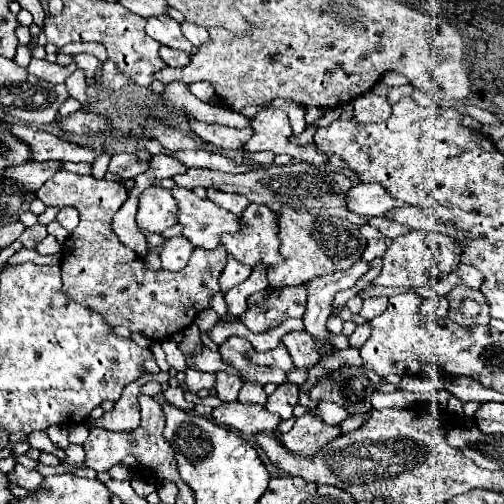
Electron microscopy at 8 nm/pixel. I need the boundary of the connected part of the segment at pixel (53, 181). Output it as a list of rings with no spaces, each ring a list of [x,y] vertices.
[[[58,170],[58,174],[44,182],[36,196],[48,206],[74,206],[80,212],[78,228],[62,244],[64,292],[88,310],[102,314],[110,326],[126,326],[150,340],[166,340],[186,330],[198,312],[210,308],[210,298],[220,290],[218,276],[226,266],[228,252],[224,248],[212,252],[196,248],[184,270],[152,272],[112,230],[112,216],[128,198],[128,192],[120,184]]]

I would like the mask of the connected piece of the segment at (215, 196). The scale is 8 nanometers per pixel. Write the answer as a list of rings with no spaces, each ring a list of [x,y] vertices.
[[[208,190],[208,200],[212,200],[216,206],[230,210],[234,214],[242,214],[250,204],[250,200],[246,196],[226,194],[226,192],[216,192],[216,190]]]

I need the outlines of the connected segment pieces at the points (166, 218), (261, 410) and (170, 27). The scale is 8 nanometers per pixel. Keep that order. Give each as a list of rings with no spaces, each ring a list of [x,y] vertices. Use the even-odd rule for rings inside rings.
[[[150,186],[140,194],[136,224],[142,232],[162,234],[176,222],[178,222],[178,204],[170,190],[162,186]]]
[[[226,402],[220,408],[214,408],[212,418],[216,424],[234,428],[242,434],[260,434],[260,432],[276,432],[280,424],[280,416],[266,412],[264,406],[258,404],[240,404],[240,402]]]
[[[160,16],[160,18],[148,20],[146,32],[148,32],[148,36],[152,36],[154,40],[158,40],[160,44],[164,44],[168,48],[176,48],[186,54],[192,54],[192,42],[182,34],[180,24],[170,16]]]

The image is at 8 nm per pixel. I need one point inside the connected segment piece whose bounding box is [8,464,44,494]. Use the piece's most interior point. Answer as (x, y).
(30, 479)

